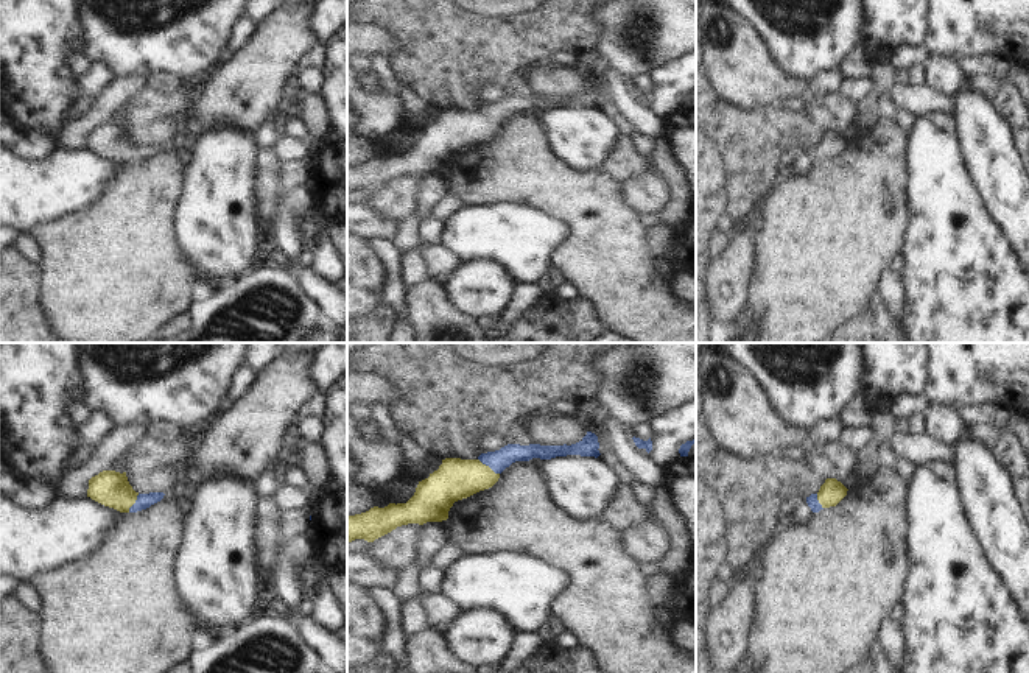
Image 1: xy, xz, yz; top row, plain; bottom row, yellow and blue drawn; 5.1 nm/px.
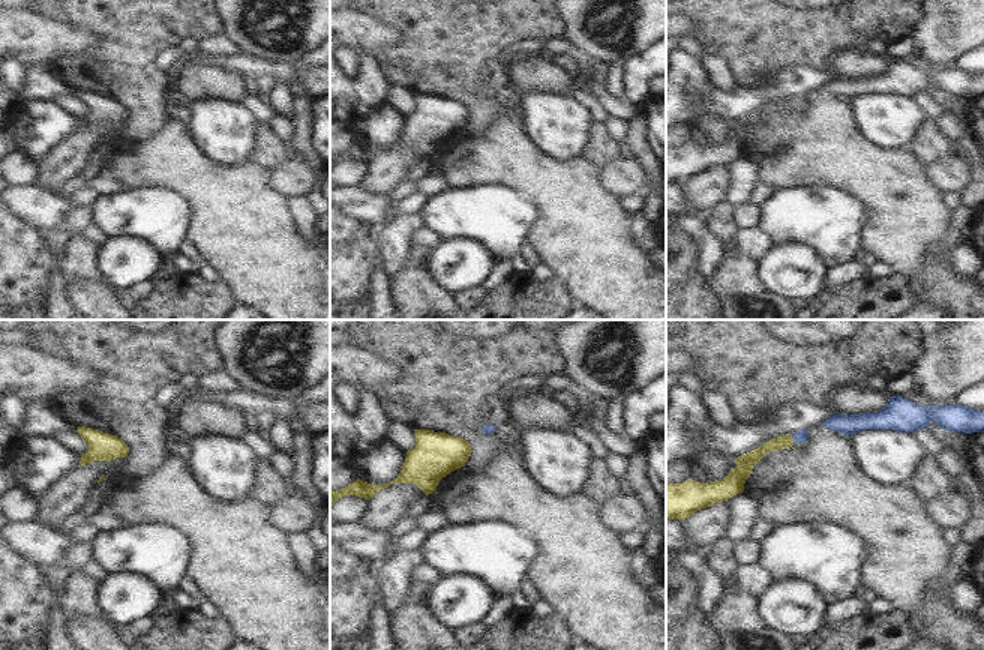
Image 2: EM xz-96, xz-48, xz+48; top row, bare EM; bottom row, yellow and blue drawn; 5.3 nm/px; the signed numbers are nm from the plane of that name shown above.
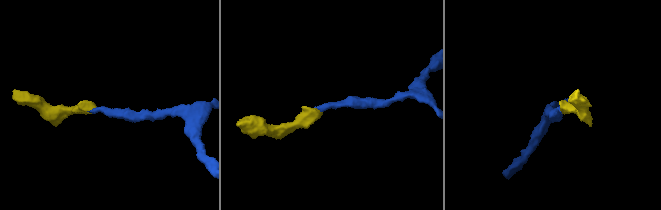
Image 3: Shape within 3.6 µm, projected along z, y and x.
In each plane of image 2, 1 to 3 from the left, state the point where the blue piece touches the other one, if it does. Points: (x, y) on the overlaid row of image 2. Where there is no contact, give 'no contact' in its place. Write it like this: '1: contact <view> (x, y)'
1: no contact
2: no contact
3: contact xz+48 (792, 439)

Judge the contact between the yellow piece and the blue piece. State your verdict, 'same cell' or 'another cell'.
same cell

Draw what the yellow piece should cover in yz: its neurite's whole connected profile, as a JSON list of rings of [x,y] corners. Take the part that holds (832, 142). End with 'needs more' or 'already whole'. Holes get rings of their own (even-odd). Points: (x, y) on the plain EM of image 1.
[[[827,129],[817,145],[806,148],[806,154],[813,164],[819,164],[824,159],[836,157],[847,146],[847,142],[836,129]]]; needs more

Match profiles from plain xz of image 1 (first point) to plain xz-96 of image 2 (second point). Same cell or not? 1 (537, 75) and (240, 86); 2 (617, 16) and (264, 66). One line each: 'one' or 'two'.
1: one
2: two

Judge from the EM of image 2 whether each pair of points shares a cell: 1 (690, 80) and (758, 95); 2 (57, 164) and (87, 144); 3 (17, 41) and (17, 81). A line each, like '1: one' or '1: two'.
1: one
2: one
3: two

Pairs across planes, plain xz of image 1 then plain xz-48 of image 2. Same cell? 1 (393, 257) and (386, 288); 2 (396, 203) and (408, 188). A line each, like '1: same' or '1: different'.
1: same
2: different

